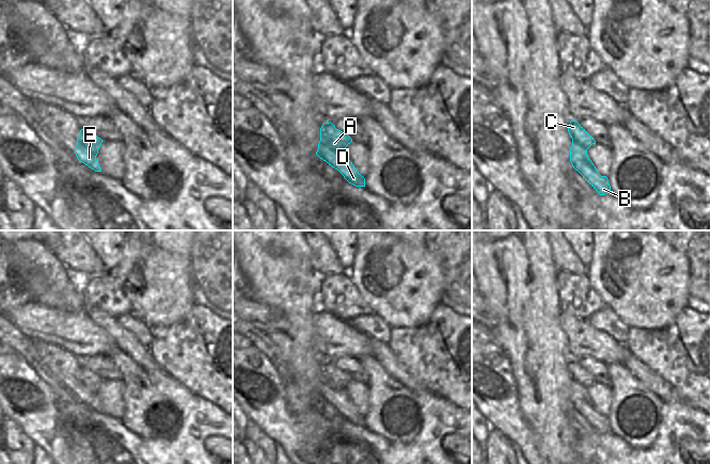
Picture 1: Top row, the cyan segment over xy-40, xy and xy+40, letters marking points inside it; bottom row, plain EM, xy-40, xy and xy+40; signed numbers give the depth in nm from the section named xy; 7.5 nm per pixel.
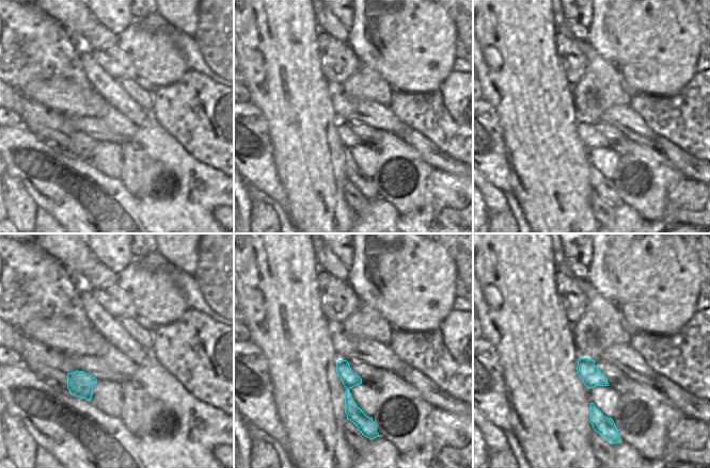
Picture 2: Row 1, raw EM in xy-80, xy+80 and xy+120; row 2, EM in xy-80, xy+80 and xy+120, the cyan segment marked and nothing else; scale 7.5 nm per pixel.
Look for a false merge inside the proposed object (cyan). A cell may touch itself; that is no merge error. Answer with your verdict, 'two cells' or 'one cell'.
two cells

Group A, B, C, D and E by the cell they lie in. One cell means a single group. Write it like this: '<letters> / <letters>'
A C E / B D

